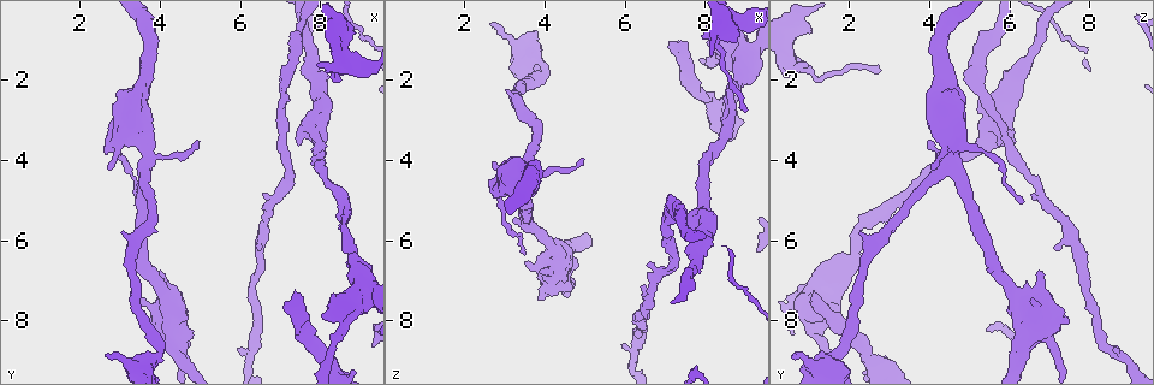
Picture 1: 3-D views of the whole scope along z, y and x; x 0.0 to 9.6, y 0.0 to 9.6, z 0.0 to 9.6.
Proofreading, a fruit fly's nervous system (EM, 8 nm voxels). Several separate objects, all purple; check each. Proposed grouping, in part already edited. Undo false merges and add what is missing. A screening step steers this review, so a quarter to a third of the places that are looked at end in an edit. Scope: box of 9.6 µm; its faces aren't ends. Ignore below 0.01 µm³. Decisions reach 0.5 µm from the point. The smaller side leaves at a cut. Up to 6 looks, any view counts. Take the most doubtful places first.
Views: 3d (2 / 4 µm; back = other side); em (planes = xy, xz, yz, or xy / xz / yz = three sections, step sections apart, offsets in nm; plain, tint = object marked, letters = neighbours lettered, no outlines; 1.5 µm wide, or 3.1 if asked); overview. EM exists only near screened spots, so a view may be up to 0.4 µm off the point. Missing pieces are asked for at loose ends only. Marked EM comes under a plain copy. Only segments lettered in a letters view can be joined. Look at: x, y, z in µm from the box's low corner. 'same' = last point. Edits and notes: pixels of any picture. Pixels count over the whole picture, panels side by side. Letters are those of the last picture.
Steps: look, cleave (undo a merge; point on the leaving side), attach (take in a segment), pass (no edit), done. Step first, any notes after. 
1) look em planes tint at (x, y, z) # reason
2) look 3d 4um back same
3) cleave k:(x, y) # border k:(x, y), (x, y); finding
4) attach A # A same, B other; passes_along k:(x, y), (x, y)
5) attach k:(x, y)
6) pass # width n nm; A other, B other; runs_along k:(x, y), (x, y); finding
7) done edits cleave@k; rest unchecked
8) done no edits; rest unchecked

look em planes letters at (3.65, 4.15, 4.50) # small branch off a trunk

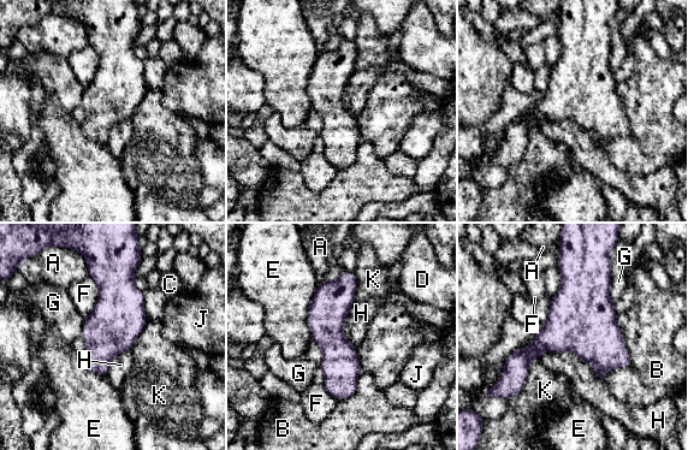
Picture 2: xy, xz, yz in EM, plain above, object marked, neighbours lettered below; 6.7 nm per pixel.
pass # A other, B other, C other, D other, E other, F other, G other, H other, J other, K other; runs_along 2:(345, 273), (334, 300), (338, 396); one neuron here

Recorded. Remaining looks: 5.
look em xz step 8 tint at (3.20, 9.05, 1.10) # thick turns thin

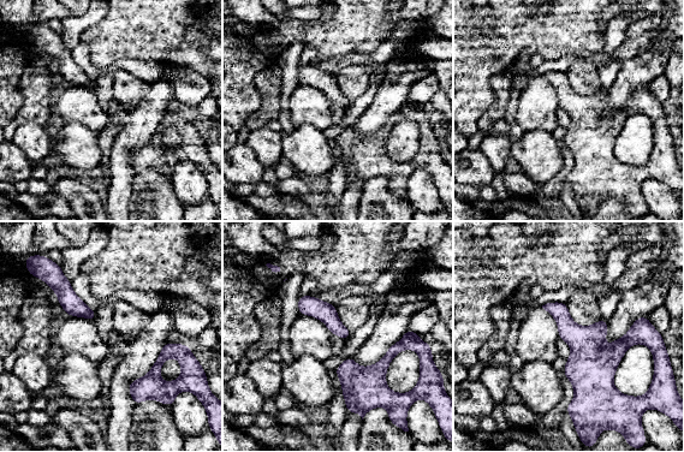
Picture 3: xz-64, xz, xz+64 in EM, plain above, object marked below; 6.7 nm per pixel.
look em planes letters same

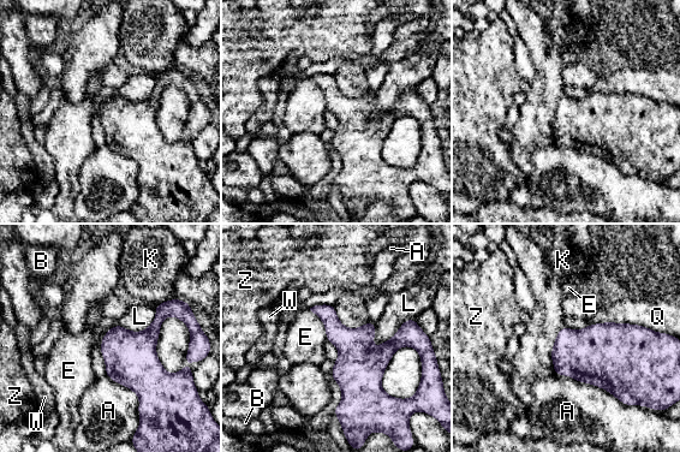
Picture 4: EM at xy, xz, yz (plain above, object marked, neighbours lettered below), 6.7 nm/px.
pass # width 190 nm; A other, B other, E other, K other, L other, Q other, W other, Z other; border 4:(309, 309), (322, 321), (328, 340); one neuron here

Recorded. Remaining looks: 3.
look em planes letters at (6.50, 6.15, 7.10) # free end

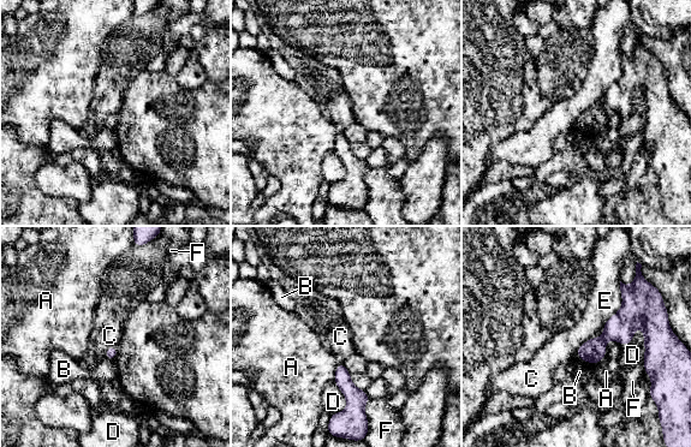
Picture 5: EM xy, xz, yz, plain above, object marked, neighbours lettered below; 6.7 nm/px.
pass # A other, B other, C other, D other, E other, F other; no lettered segment goes on from it

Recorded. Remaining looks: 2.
done no edits; rest unchecked

